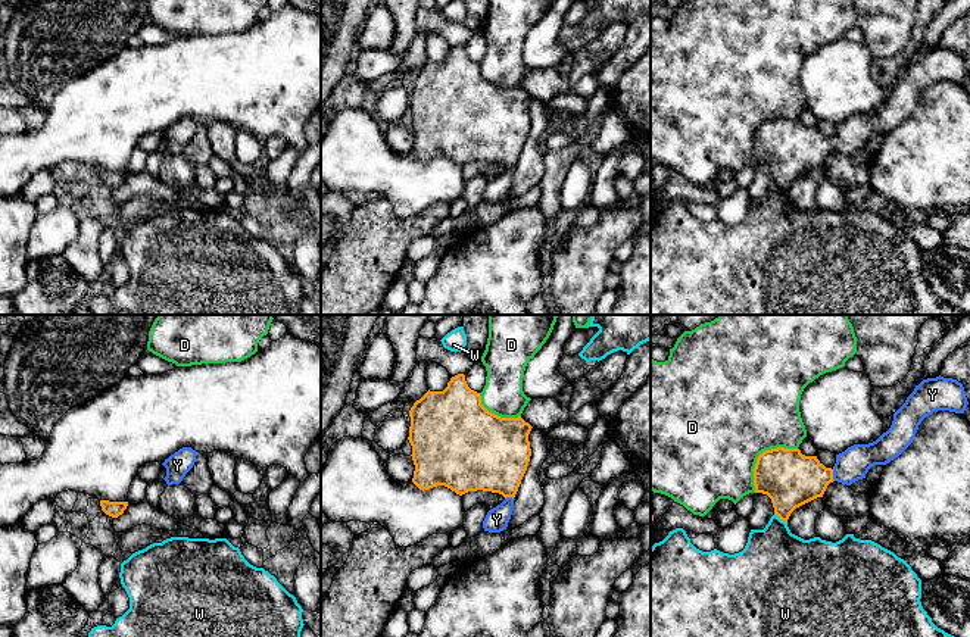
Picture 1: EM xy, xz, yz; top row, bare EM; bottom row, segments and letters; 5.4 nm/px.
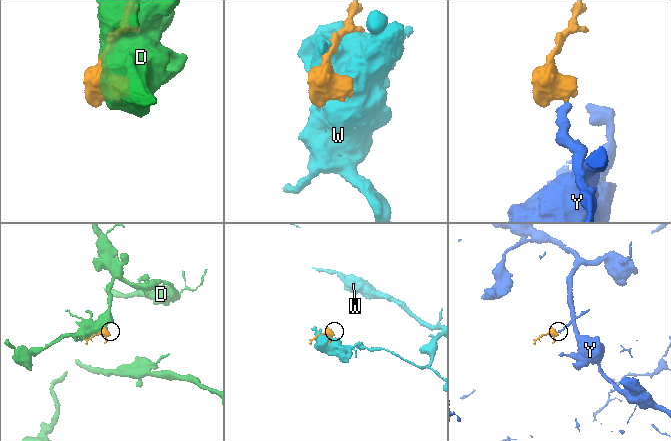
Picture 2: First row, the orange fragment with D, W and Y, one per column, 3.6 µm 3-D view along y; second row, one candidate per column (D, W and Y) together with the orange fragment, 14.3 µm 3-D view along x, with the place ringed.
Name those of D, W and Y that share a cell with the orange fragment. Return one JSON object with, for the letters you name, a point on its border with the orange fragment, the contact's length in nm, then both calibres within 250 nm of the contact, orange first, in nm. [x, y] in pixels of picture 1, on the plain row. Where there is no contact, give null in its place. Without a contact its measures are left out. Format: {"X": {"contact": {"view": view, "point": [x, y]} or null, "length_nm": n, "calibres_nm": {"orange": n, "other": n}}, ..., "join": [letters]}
{"Y": {"contact": {"view": "yz", "point": [832, 146]}, "length_nm": 70, "calibres_nm": {"orange": 300, "other": 180}}, "join": ["Y"]}

